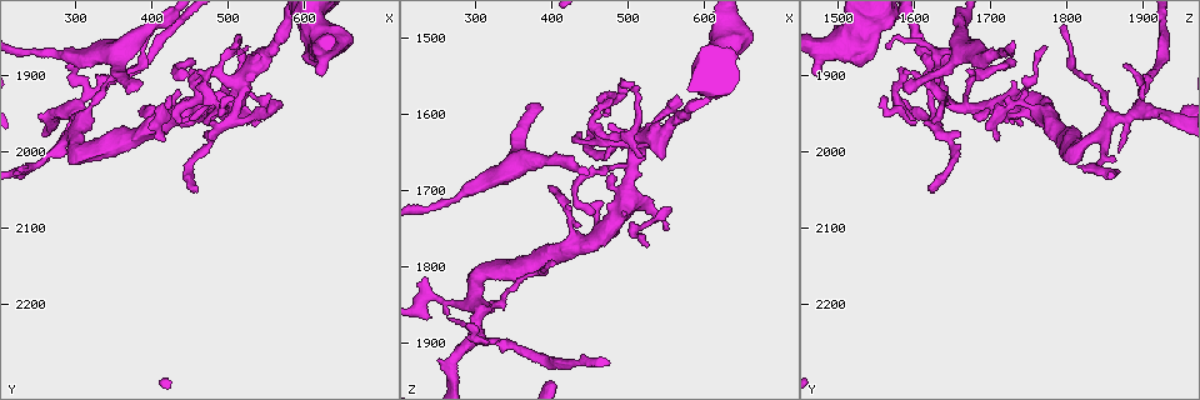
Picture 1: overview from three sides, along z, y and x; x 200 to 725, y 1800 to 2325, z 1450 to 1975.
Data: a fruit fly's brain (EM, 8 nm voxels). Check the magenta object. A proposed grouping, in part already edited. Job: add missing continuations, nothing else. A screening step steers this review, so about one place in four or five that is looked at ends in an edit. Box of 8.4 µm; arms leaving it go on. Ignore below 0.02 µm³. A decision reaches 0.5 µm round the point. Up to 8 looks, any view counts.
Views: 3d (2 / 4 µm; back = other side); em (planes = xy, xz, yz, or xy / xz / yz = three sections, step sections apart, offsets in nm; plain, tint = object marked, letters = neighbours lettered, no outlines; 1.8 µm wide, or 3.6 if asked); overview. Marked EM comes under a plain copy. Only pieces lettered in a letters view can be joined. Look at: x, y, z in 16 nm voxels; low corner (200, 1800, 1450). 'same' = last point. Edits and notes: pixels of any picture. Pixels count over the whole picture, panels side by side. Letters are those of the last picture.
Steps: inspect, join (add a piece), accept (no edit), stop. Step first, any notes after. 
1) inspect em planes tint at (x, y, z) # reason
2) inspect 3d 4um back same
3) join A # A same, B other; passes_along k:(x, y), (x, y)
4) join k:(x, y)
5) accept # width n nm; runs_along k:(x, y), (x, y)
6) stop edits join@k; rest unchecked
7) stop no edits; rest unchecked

inspect 3d 4um at (295, 1980, 1835) # sharp bend

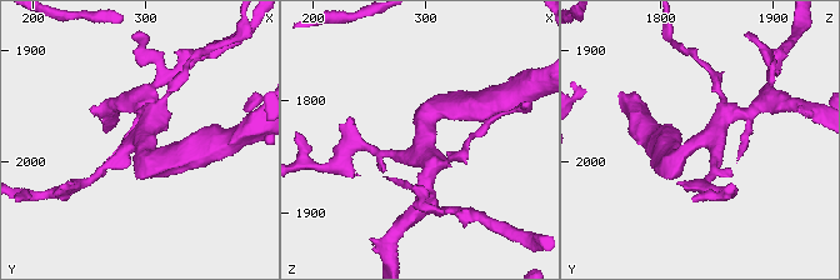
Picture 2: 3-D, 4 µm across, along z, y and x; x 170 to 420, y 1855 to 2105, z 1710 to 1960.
inspect em xy step 8 tint at (298, 1982, 1836) # arms 4

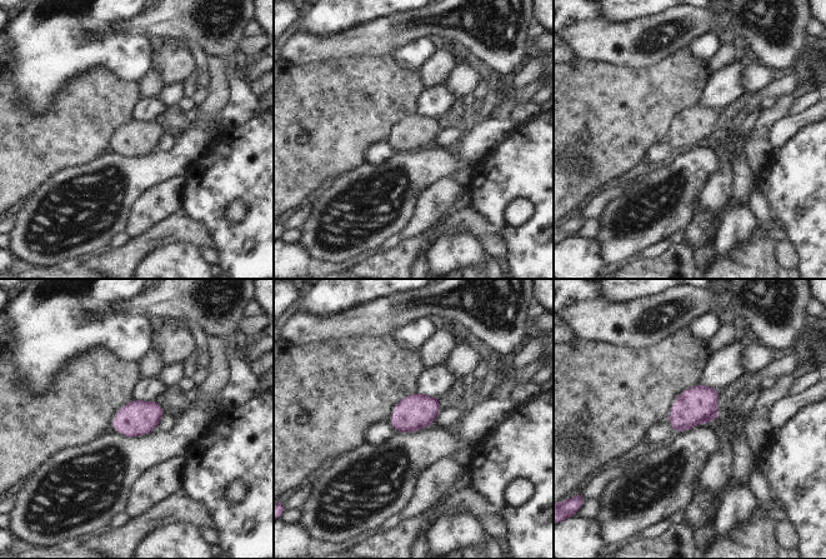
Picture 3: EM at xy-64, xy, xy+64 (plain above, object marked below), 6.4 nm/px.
inspect em planes letters same

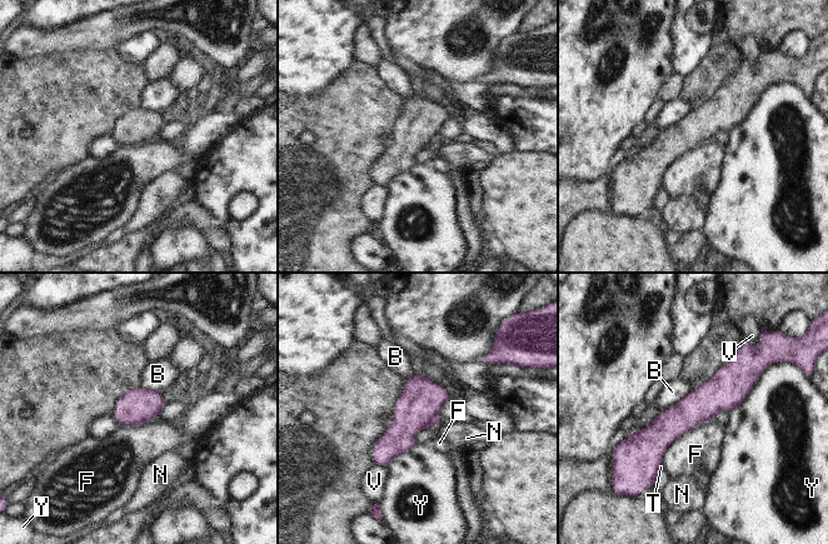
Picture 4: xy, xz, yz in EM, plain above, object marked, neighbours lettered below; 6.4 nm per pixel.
accept # B other, F other, N other, T other, V other, Y other; runs_along 4:(756, 365), (634, 452); none of them fits

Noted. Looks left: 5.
inspect em planes letters at (385, 1915, 1585)

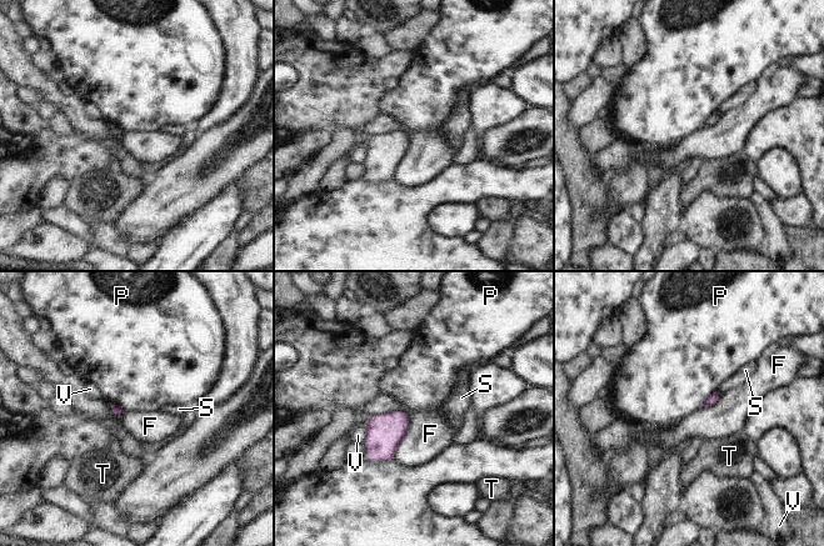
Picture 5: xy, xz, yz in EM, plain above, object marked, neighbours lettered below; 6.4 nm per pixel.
accept # longest_contact F 300 nm; F other, P other, S other, T other, V other; border 5:(409, 414), (409, 429), (395, 456); no lettered piece goes on from it

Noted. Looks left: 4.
inspect 3d 2um at (305, 1880, 1695) # sudden change in width

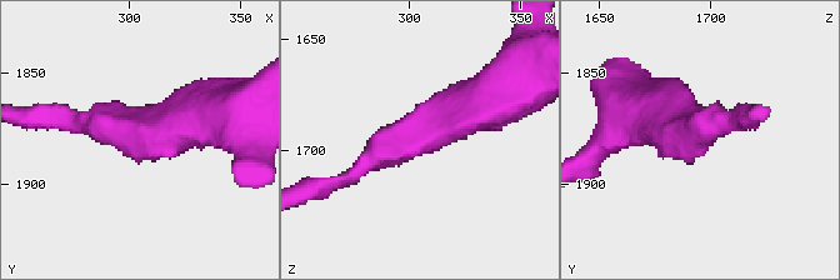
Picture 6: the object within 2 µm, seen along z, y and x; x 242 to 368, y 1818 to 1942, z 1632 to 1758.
inspect em xz step 16 letters at (303, 1877, 1692) # now the EM

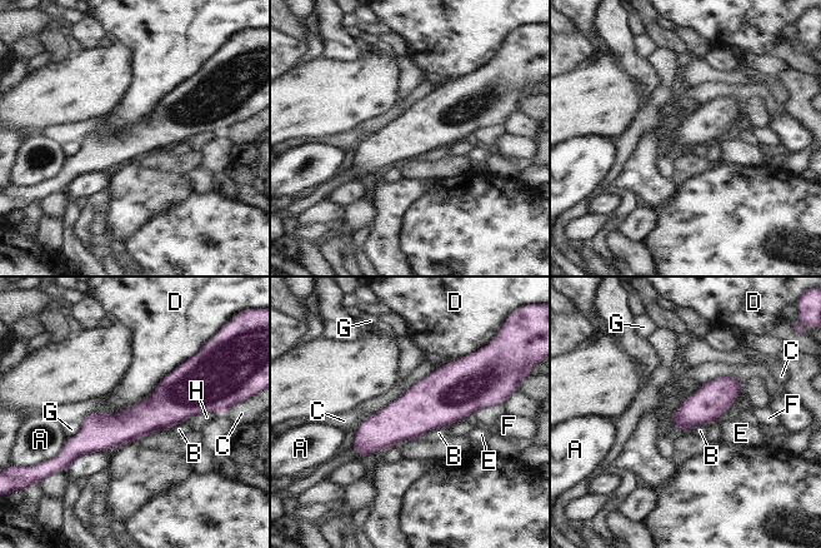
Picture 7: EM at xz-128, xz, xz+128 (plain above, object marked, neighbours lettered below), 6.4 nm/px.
accept # width 200 nm; A other, B other, C other, D other, E other, F other, G other, H other; runs_along 7:(201, 403), (171, 403), (66, 451); no lettered piece goes on from it

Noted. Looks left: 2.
stop no edits; rest unchecked

